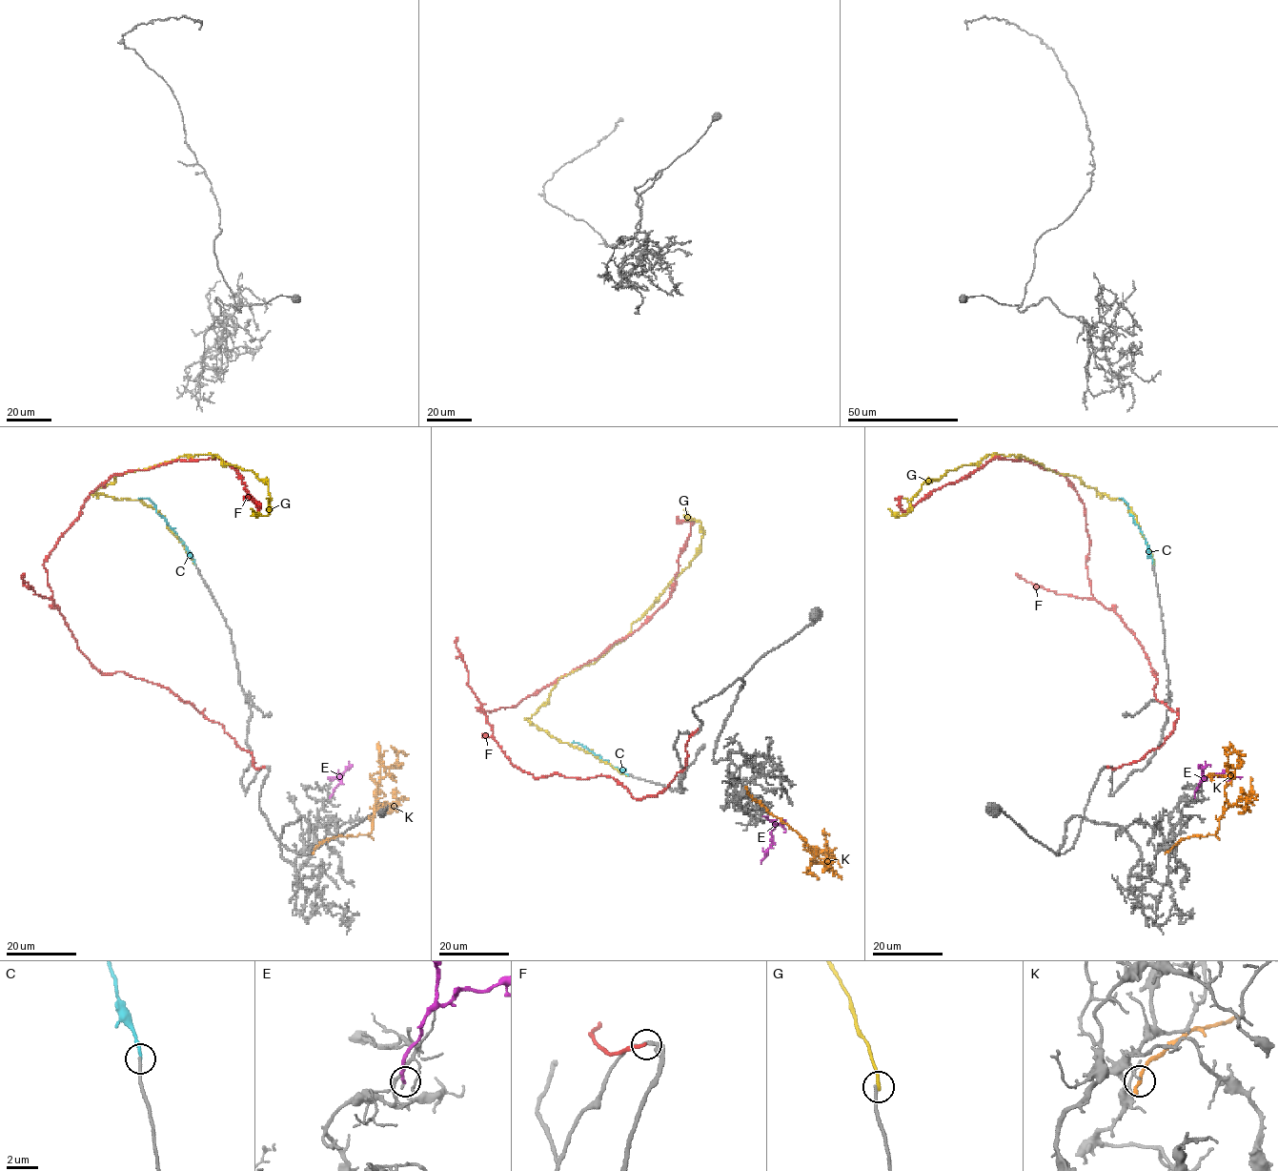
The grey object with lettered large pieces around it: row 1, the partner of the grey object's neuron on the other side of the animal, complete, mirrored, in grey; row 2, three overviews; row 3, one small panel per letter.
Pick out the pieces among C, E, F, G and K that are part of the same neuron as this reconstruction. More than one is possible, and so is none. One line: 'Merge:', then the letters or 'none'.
Merge: C

